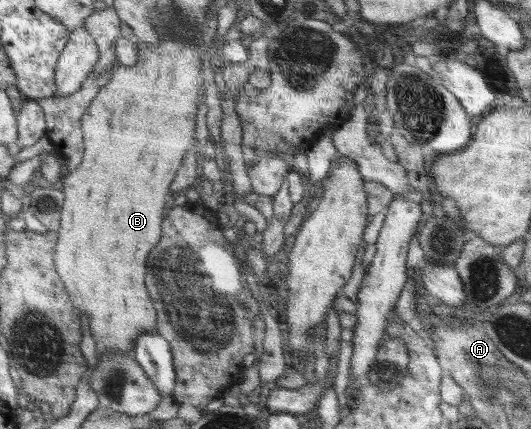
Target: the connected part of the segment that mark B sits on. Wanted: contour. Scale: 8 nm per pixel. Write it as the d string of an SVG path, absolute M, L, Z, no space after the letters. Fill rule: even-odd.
M162 30L159 34L159 46L139 42L136 63L133 66L116 63L112 68L113 76L110 81L99 89L99 98L94 98L95 106L91 106L91 114L87 114L87 118L83 118L82 134L87 134L87 158L83 158L83 166L77 166L63 177L64 205L60 208L62 210L60 228L56 232L55 270L58 270L59 278L62 278L63 284L67 282L66 289L71 290L71 298L75 298L75 306L79 306L79 310L85 310L91 316L89 328L95 336L99 355L103 351L133 353L135 339L141 332L157 332L155 328L155 308L153 308L153 302L151 302L151 298L147 294L147 288L145 288L145 260L147 260L145 256L149 256L151 248L161 238L161 220L163 220L165 198L169 194L169 184L173 182L187 150L195 142L195 116L197 116L197 110L200 107L198 96L204 94L203 79L201 78L203 60L198 49L200 47L195 47L195 45L197 45L197 42L189 42L189 44L187 42L173 42L173 38L169 36L169 31Z

